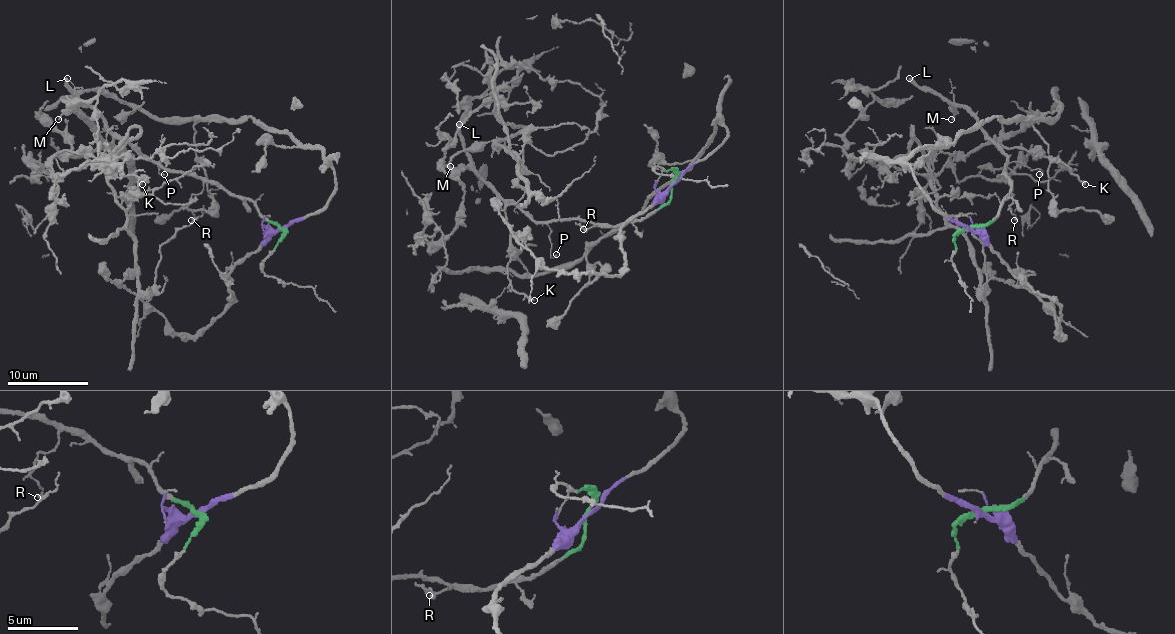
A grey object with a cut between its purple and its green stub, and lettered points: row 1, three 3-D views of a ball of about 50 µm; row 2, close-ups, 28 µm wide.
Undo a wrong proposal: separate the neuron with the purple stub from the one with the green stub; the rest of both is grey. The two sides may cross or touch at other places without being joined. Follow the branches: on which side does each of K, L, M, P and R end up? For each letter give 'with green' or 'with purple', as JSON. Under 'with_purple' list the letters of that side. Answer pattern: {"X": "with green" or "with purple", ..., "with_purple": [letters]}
{"K": "with green", "L": "with green", "M": "with green", "P": "with green", "R": "with green", "with_purple": []}

